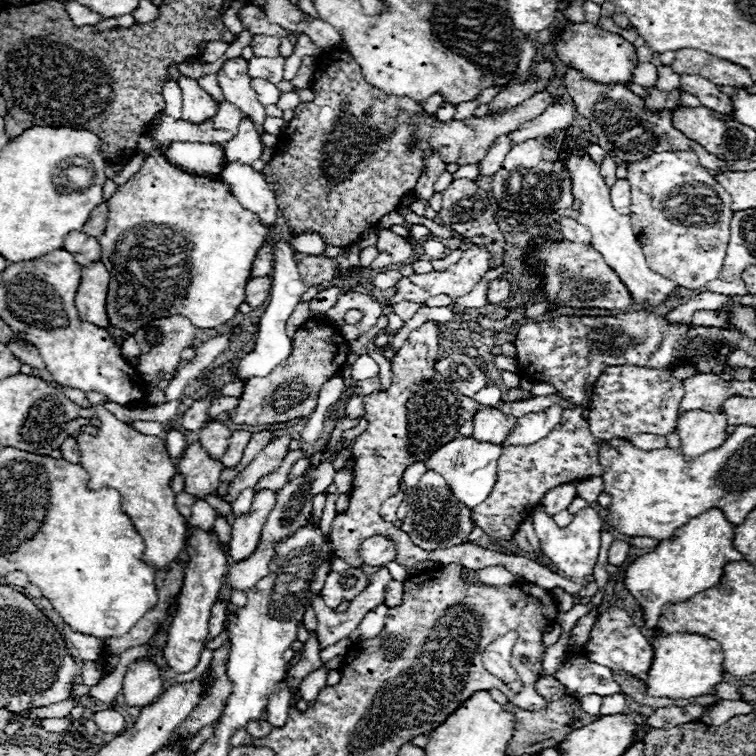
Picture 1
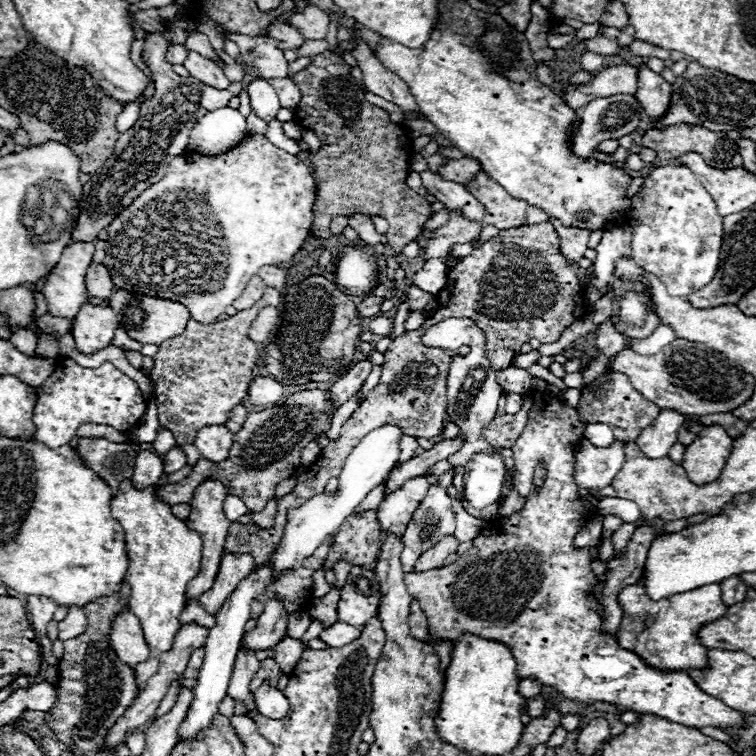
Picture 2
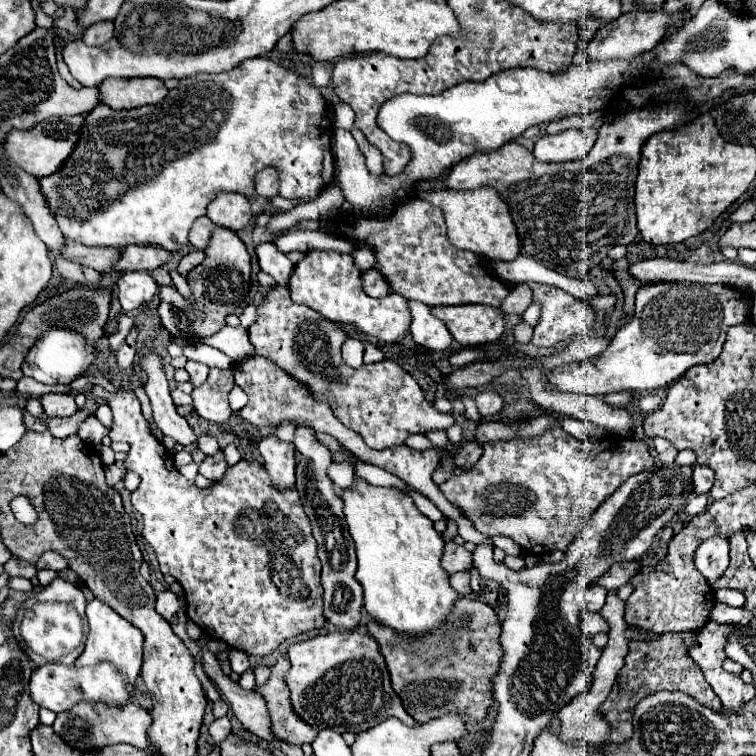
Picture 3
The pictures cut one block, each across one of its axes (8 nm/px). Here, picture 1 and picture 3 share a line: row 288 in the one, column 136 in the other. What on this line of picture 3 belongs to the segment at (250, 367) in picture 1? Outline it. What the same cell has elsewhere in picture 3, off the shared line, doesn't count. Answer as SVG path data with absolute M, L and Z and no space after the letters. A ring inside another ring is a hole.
M122 272L118 278L118 300L120 300L120 315L138 308L144 302L150 302L158 286L148 272Z

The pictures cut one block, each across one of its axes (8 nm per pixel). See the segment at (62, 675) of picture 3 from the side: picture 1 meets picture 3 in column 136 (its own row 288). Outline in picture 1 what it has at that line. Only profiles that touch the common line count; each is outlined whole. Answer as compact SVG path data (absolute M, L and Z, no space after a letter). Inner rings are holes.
M660 152L654 156L648 156L640 162L628 164L628 176L632 190L632 204L630 204L630 218L634 232L642 244L642 252L646 256L648 266L662 274L664 278L670 278L682 288L698 290L706 282L720 276L724 266L724 256L728 248L728 236L730 236L730 218L732 218L732 200L724 188L716 182L716 178L698 162L698 156L692 152Z

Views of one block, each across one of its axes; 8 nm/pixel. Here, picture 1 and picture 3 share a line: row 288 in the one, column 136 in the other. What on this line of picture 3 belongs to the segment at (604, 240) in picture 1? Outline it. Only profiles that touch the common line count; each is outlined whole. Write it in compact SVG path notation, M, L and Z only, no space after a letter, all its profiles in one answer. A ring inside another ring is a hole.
M92 600L86 604L86 618L88 618L88 638L86 638L86 648L80 654L80 658L74 662L74 666L92 666L98 662L110 662L124 678L128 684L132 684L140 672L142 666L142 642L144 636L124 618L120 618L108 604L100 600Z

